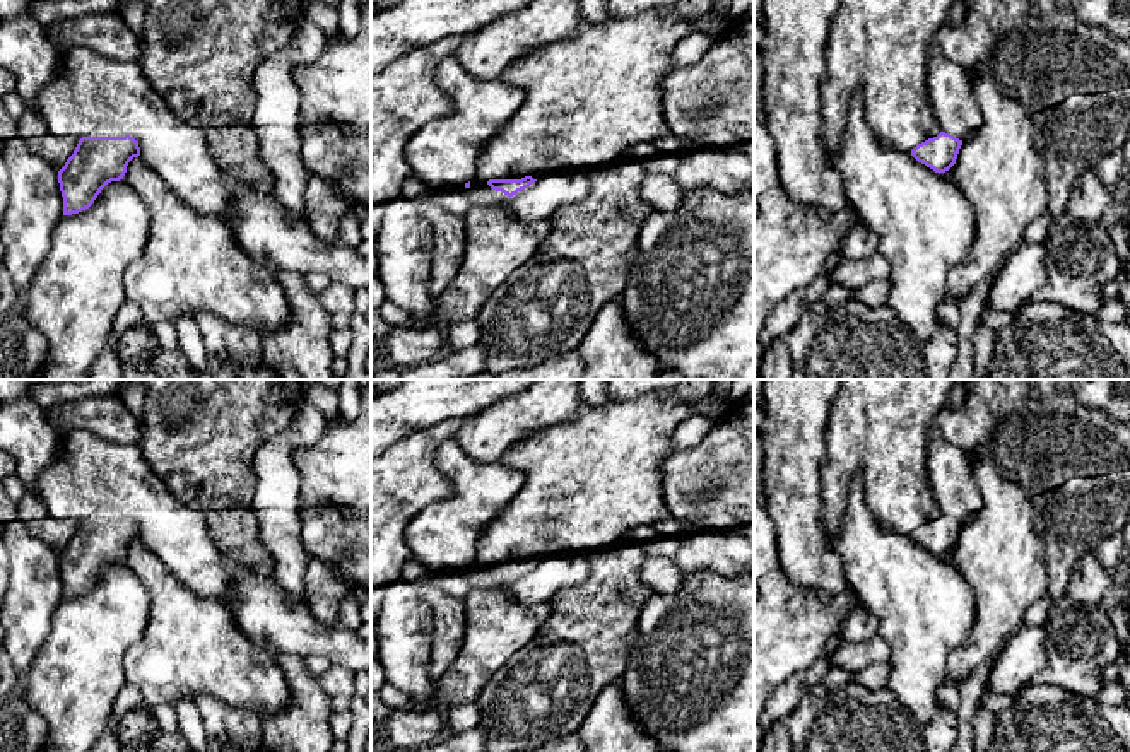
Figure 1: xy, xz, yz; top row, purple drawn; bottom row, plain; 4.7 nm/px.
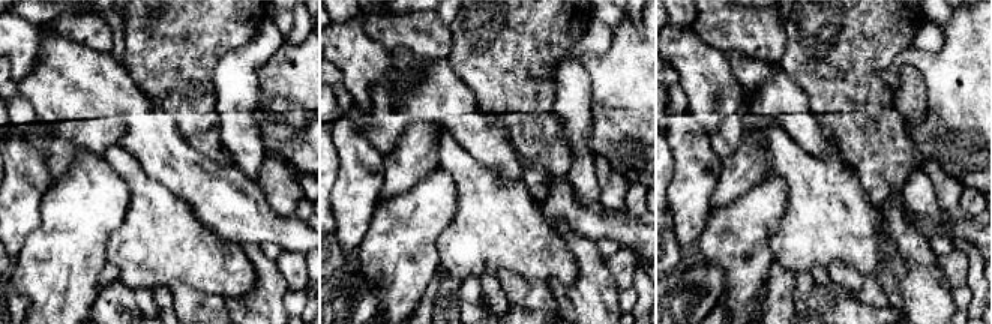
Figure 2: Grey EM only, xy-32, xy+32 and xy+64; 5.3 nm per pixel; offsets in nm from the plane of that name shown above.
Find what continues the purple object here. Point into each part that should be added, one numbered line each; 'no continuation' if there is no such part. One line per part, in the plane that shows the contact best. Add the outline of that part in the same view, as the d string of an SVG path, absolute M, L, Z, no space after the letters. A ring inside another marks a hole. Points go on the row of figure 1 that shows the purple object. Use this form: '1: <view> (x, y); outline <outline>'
1: xz (590, 98); outline M643 12L605 22L581 21L576 32L509 63L499 80L525 91L520 109L486 142L475 178L539 179L562 167L610 167L633 145L668 135L663 116L662 80L674 68L672 51L694 31L677 12Z

